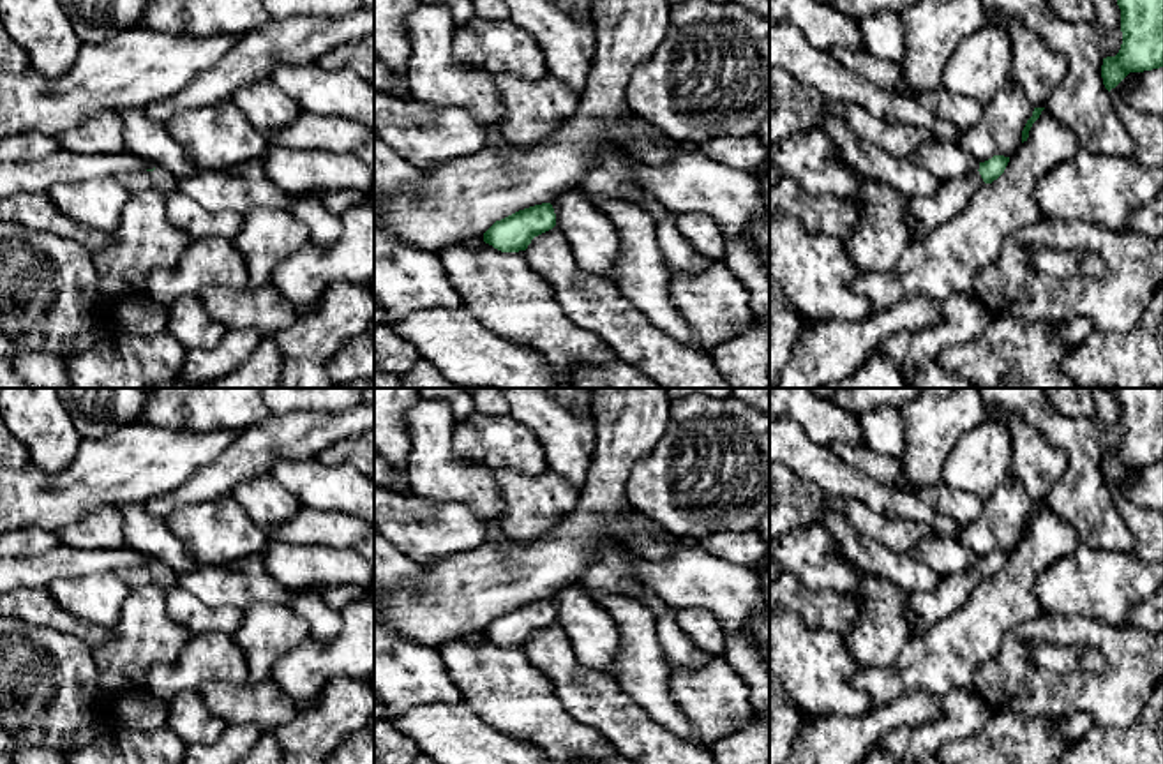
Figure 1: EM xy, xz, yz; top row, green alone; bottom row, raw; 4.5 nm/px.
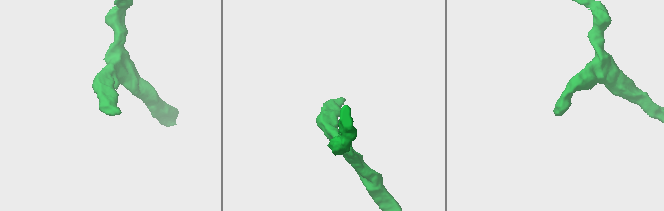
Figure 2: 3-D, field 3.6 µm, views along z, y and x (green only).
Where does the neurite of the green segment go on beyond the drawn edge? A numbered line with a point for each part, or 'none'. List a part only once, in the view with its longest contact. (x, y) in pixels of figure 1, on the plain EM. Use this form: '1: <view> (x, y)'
1: yz (927, 607)

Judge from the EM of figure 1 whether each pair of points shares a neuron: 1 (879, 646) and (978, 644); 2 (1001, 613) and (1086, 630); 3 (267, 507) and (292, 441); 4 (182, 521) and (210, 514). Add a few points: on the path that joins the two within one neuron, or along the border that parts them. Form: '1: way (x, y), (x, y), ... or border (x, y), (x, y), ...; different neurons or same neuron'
1: border (911, 636), (888, 666), (865, 666); different neurons
2: border (1045, 613), (1017, 625), (999, 644); different neurons
3: border (269, 473), (240, 482), (232, 494); different neurons
4: way (189, 521), (203, 521); same neuron

